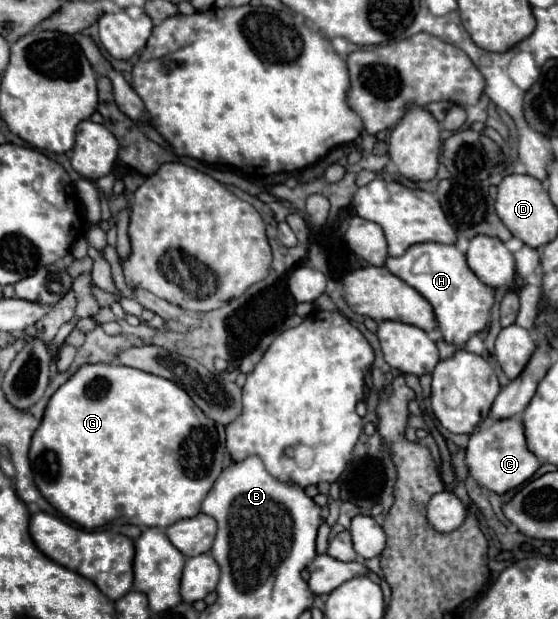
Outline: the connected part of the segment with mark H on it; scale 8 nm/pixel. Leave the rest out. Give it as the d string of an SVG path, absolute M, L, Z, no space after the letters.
M417 243L401 257L387 257L385 267L417 289L431 305L447 343L463 345L473 333L485 329L489 309L493 307L493 287L485 285L467 265L467 257L455 245L443 243Z

